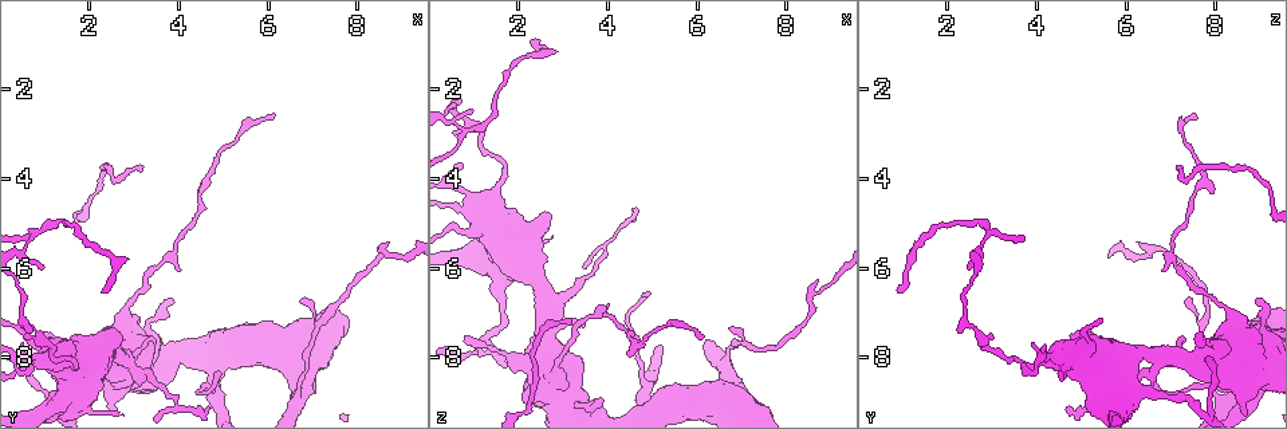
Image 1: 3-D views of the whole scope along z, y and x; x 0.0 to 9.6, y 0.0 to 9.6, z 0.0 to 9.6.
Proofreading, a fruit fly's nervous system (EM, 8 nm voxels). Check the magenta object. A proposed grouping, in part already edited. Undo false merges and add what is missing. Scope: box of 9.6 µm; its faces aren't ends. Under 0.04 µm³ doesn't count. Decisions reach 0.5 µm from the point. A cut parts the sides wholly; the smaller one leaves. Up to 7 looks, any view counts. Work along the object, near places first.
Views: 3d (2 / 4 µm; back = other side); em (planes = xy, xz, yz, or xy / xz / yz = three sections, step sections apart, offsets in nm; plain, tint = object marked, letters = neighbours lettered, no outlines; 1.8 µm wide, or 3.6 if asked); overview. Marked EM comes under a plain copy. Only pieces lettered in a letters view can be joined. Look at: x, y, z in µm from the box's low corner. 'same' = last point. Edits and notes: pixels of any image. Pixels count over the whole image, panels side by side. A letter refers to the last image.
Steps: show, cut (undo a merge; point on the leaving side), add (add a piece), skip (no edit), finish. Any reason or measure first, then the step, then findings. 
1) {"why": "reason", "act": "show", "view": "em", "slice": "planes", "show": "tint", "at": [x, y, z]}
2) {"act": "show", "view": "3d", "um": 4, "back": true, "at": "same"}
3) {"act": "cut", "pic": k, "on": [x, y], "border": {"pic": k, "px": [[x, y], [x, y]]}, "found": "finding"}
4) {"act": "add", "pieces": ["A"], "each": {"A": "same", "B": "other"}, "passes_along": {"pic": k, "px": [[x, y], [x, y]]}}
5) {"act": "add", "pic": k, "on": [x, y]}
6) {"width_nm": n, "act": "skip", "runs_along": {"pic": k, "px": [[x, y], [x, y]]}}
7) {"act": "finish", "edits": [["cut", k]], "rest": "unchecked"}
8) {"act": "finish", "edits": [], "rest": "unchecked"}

{"why": "tapers out", "act": "show", "view": "em", "slice": "xy", "step": 16, "show": "tint", "at": [2.30, 6.55, 1.00]}

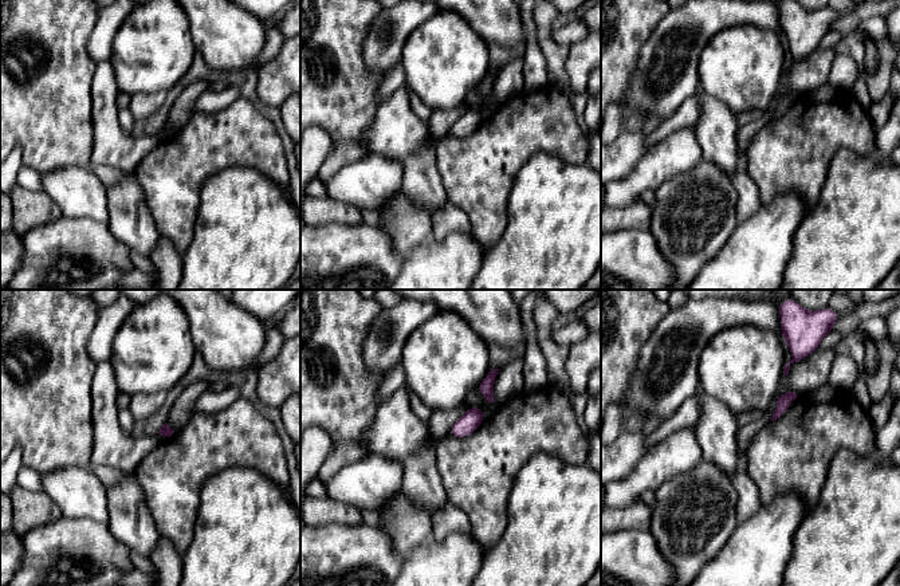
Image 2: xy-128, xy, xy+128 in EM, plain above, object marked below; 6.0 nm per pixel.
{"why": "another direction", "act": "show", "view": "em", "slice": "planes", "show": "letters", "at": "same"}

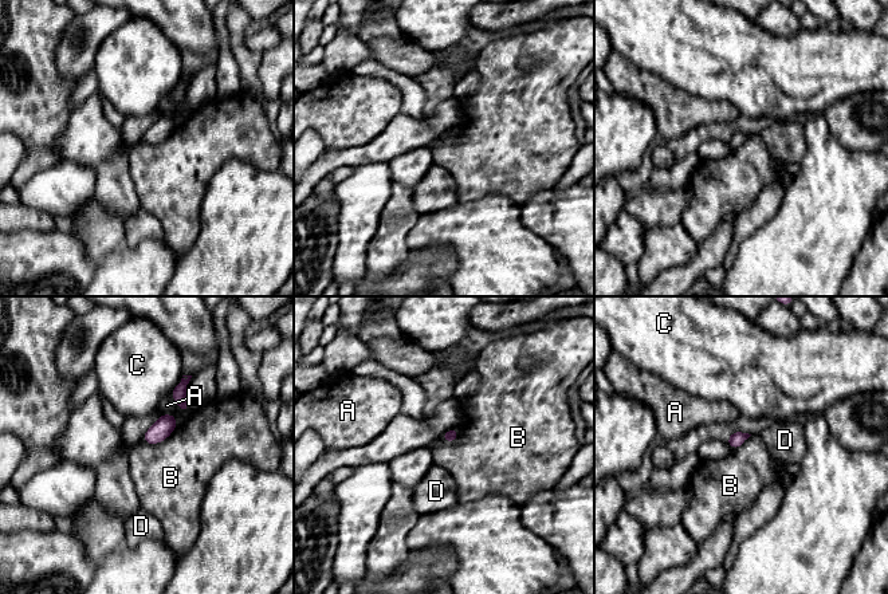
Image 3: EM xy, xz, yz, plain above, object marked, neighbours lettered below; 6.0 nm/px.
{"act": "skip", "each": {"A": "other", "B": "other", "C": "other", "D": "other"}, "border": {"pic": 3, "px": [[177, 427], [158, 443], [141, 441]]}, "found": "none of them fits"}

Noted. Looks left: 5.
{"why": "abrupt turn", "act": "show", "view": "em", "slice": "planes", "show": "tint", "at": [0.75, 5.25, 2.85]}

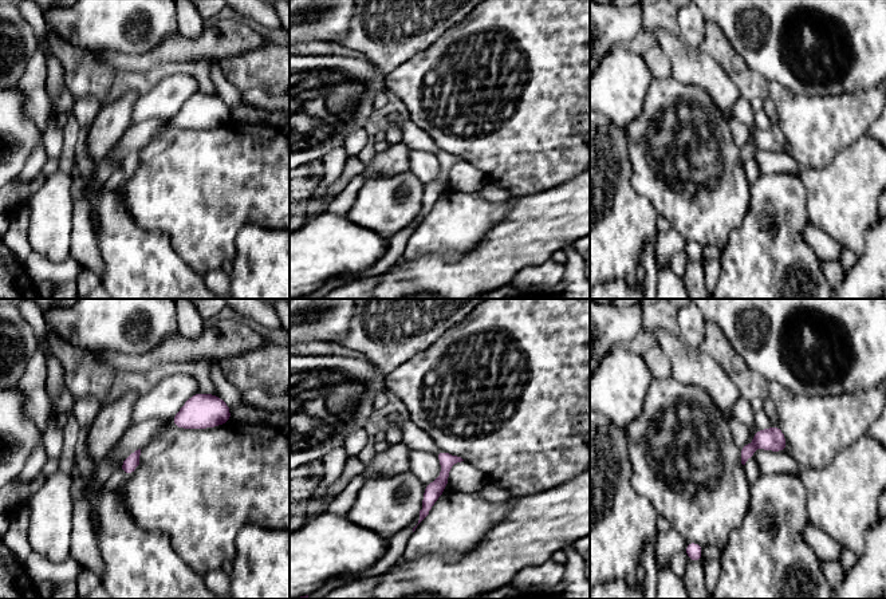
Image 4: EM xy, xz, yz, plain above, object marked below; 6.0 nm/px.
{"why": "what lies round it", "act": "show", "view": "em", "slice": "planes", "show": "letters", "at": "same"}

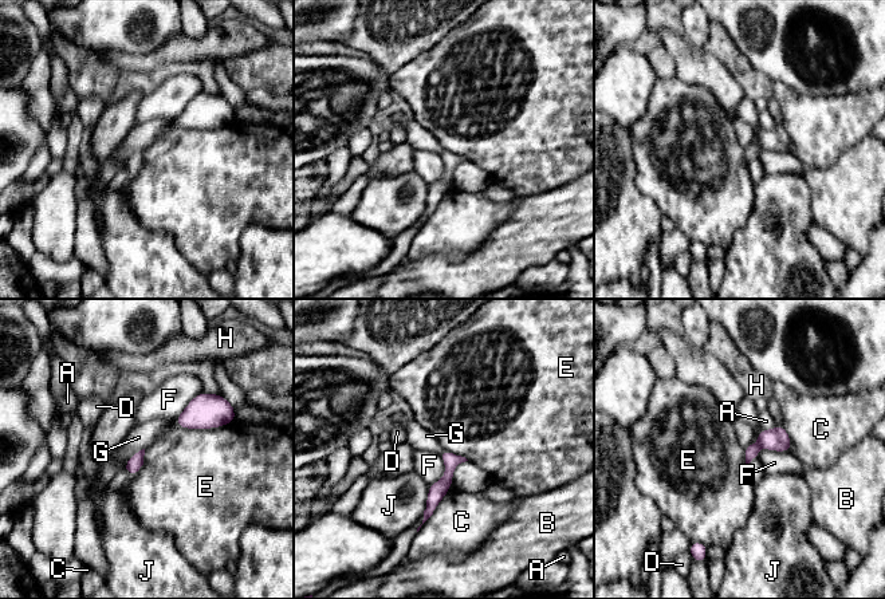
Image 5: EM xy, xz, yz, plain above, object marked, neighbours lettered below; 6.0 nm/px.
{"longest_contact_nm": ["E", 360], "act": "skip", "each": {"A": "other", "B": "other", "C": "other", "D": "other", "E": "other", "F": "other", "G": "other", "H": "other", "J": "other"}, "found": "continuous, no second neuron"}

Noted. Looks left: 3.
{"why": "thick turns thin", "act": "show", "view": "em", "um": 3.6, "slice": "xy", "step": 4, "show": "tint", "at": [1.10, 8.00, 4.60]}

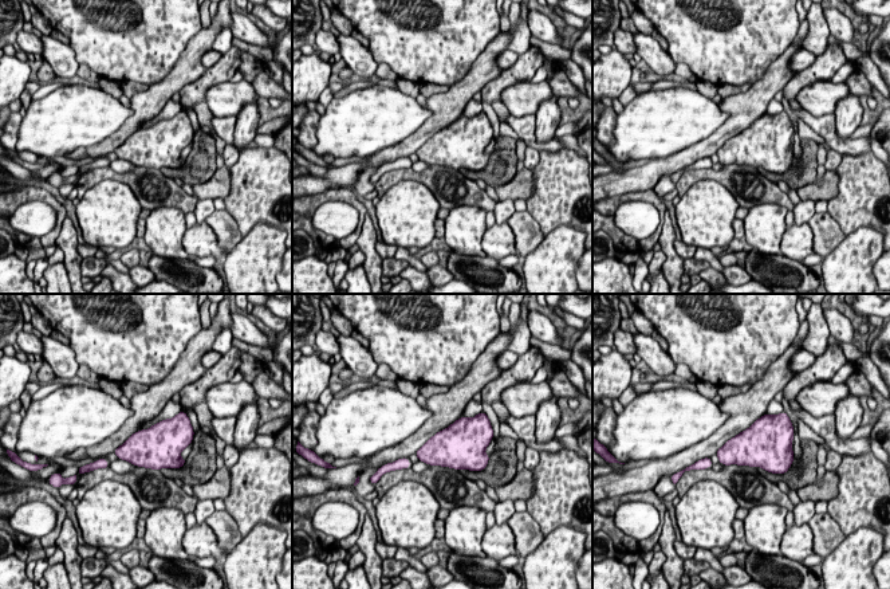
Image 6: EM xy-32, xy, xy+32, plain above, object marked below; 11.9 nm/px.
{"why": "cut it another way", "act": "show", "view": "em", "um": 3.6, "slice": "planes", "show": "letters", "at": "same"}

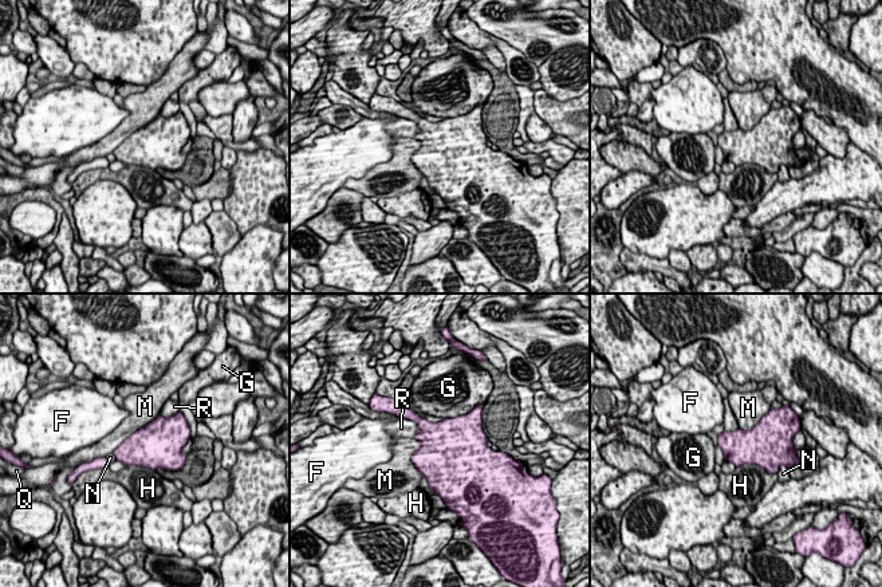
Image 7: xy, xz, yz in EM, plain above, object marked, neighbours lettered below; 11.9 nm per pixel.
{"act": "skip", "each": {"F": "other", "G": "other", "H": "other", "M": "other", "N": "other", "Q": "other", "R": "other"}, "border": {"pic": 7, "px": [[157, 416], [129, 434], [111, 452]]}, "found": "one neuron here"}

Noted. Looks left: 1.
{"act": "finish", "edits": [], "rest": "unchecked"}

